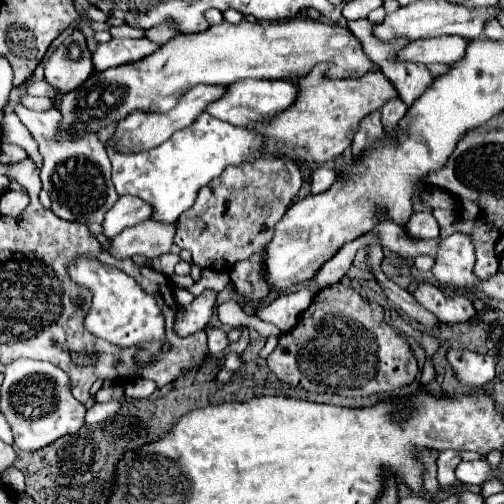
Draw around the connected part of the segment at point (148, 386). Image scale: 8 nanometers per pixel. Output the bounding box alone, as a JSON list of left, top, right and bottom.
[129,378,155,398]

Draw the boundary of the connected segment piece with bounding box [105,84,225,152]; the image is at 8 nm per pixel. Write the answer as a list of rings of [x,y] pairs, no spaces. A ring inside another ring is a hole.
[[[199,84],[195,88],[191,88],[189,92],[185,92],[183,96],[179,96],[175,108],[171,108],[169,112],[133,112],[127,118],[123,118],[117,124],[115,134],[105,142],[107,148],[113,148],[115,152],[139,152],[139,150],[151,150],[159,144],[163,144],[165,140],[169,140],[173,136],[173,132],[187,128],[195,118],[199,118],[201,112],[205,112],[205,106],[211,100],[217,100],[223,96],[223,86],[207,86],[207,84]]]

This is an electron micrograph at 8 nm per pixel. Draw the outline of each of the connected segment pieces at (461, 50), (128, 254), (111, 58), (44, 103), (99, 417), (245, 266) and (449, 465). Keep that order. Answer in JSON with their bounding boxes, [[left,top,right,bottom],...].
[[397,36,467,64],[103,220,175,260],[91,38,159,70],[20,95,53,111],[85,400,121,424],[231,250,271,306],[437,450,461,490]]

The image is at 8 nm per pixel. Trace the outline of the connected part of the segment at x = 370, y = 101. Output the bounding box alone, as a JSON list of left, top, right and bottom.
[249,64,397,164]

